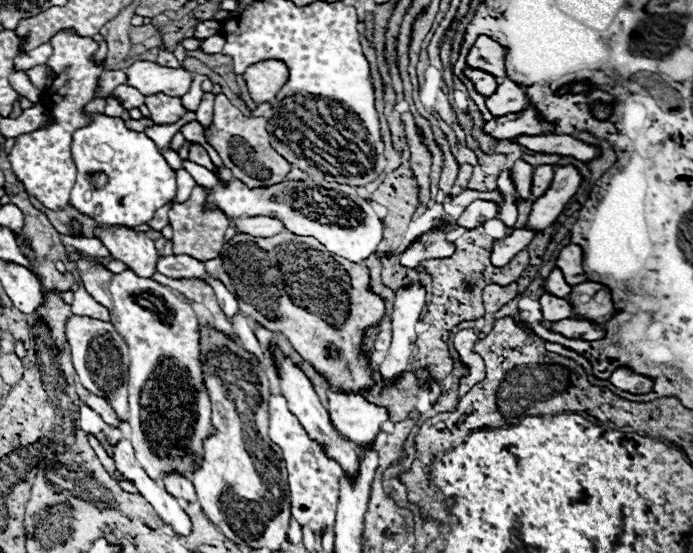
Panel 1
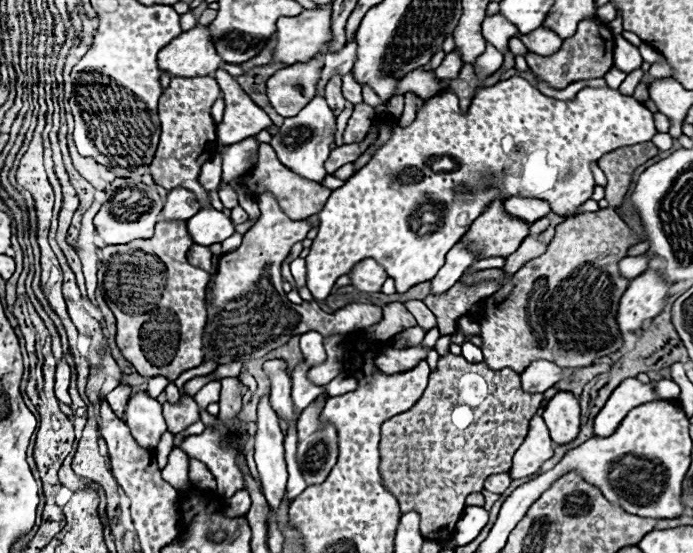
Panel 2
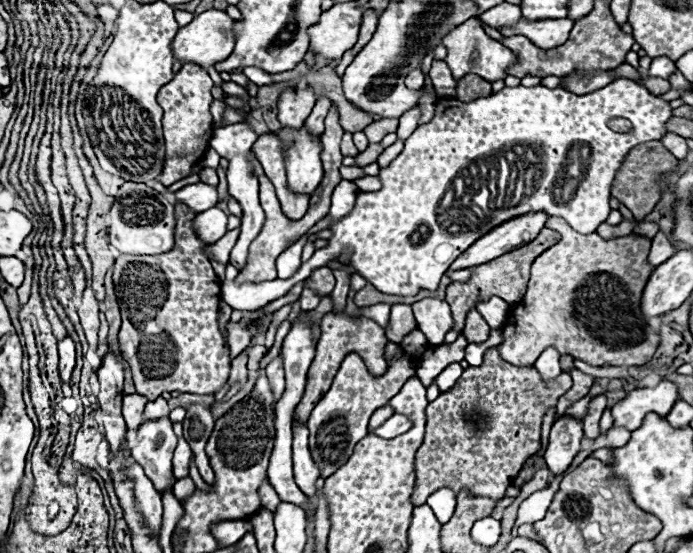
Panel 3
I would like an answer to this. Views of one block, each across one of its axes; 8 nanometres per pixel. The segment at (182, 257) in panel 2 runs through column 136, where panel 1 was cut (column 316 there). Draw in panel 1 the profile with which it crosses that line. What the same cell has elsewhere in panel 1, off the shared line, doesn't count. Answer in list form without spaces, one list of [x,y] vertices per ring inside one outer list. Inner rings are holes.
[[[236,234],[224,244],[222,254],[216,260],[204,262],[204,268],[240,300],[240,308],[250,318],[258,320],[260,326],[272,332],[282,332],[292,348],[330,382],[330,388],[334,392],[356,394],[358,390],[370,390],[376,384],[374,368],[370,364],[370,358],[362,352],[360,344],[364,330],[368,326],[378,326],[386,304],[378,294],[370,290],[370,270],[366,266],[352,264],[346,258],[328,252],[318,240],[310,236],[286,234],[256,238],[248,234]]]

